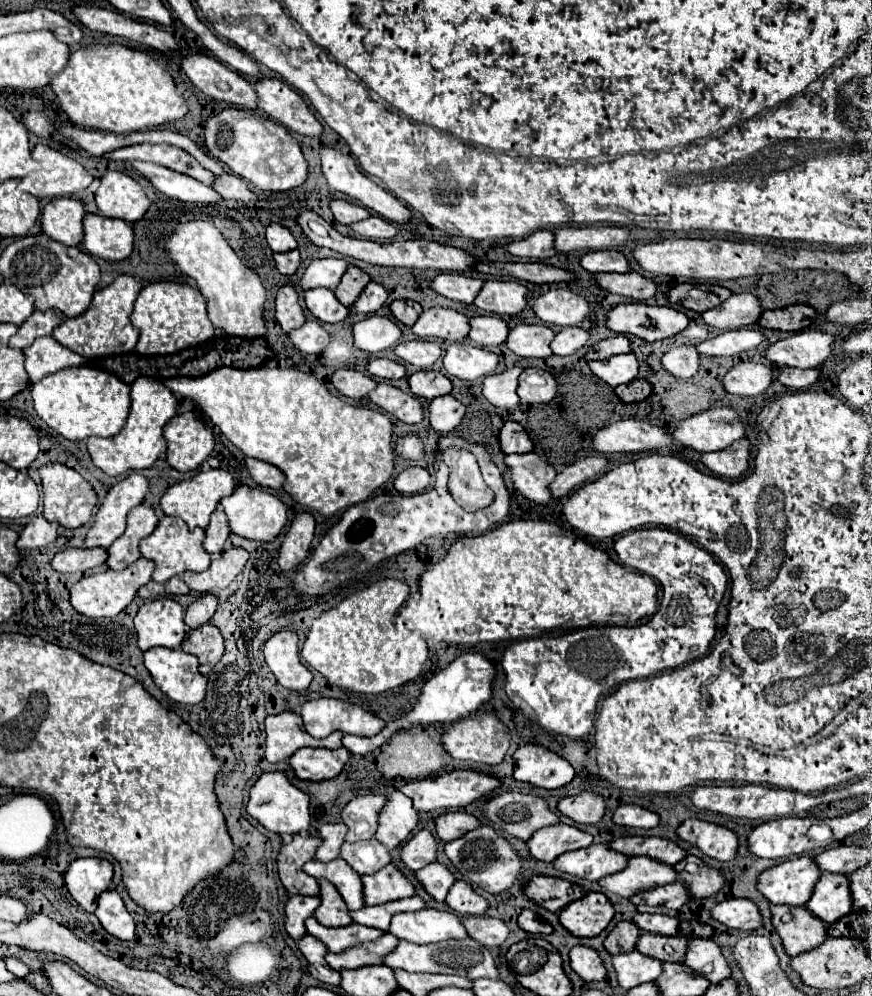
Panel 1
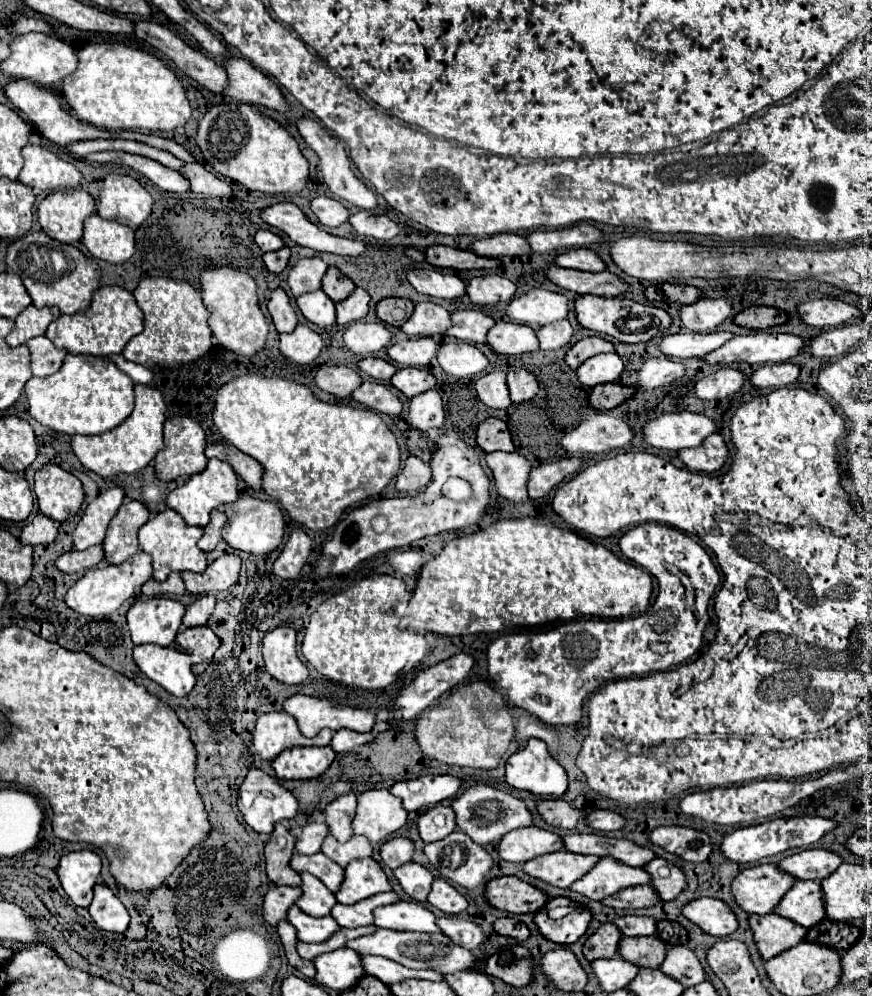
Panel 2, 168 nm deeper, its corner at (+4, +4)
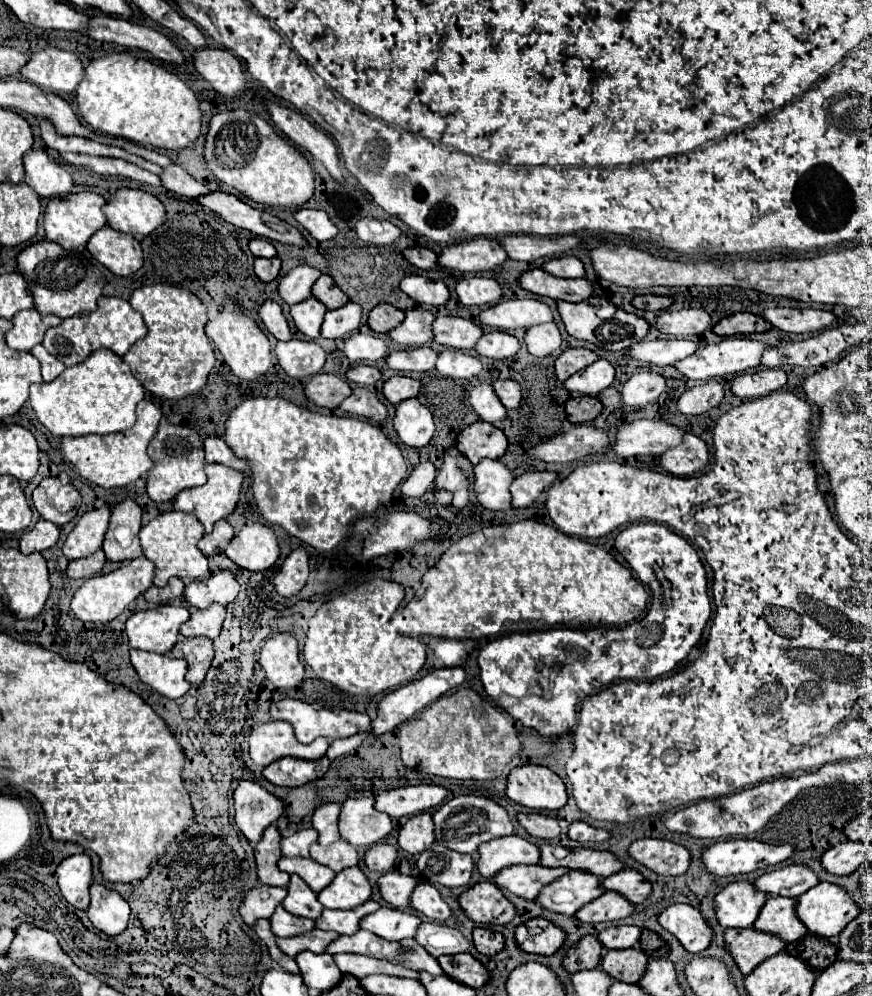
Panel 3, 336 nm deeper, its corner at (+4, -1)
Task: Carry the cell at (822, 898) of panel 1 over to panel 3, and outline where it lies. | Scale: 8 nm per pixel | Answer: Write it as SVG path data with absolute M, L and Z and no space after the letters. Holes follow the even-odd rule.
M767 898L753 926L761 932L777 934L785 942L795 942L807 934L795 910L797 906L793 898Z

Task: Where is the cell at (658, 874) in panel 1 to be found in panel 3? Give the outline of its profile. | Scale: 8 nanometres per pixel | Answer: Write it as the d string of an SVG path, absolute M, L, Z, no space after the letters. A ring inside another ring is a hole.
M571 870L563 878L545 886L537 898L543 908L561 914L575 914L581 906L593 902L607 890L597 886L601 878L593 878L593 874L585 874L585 870Z

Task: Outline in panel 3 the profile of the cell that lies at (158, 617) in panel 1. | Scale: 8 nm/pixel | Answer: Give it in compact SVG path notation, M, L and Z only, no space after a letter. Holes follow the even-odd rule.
M161 604L157 608L139 610L127 620L129 646L137 650L169 654L179 640L179 626L189 620L185 606Z

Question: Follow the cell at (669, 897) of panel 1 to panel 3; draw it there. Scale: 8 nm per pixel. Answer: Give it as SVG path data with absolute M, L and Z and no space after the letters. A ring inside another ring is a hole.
M605 892L597 900L583 906L575 914L575 918L579 918L581 922L611 922L611 920L621 920L621 918L631 916L633 910L635 910L635 906L631 902L625 902L625 898L621 898L621 894Z

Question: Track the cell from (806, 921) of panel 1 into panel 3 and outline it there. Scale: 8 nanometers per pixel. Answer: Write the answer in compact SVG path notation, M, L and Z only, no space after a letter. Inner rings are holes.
M727 928L725 944L743 974L753 972L761 962L785 950L787 946L775 934L761 934L753 928Z

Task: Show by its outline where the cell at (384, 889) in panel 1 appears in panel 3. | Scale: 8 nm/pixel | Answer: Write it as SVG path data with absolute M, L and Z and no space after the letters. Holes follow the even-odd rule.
M351 866L339 872L339 876L317 896L325 908L351 910L367 902L371 898L371 892L373 890L365 872L359 866Z

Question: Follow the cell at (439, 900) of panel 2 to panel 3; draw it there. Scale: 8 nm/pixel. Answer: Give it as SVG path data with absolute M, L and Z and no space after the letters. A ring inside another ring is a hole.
M419 882L411 894L411 906L435 922L445 922L451 918L449 904L441 898L439 890L429 882Z

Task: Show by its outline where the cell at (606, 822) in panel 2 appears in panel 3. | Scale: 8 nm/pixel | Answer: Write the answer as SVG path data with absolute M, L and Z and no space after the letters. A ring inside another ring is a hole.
M573 822L569 824L569 838L573 840L579 840L579 842L603 842L609 838L609 832L607 830L601 830L601 828L593 828L589 826L587 822Z

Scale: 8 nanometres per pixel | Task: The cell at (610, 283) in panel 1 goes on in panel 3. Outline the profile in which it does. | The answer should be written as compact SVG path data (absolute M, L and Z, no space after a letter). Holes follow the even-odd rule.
M529 270L519 278L521 286L533 294L549 296L553 300L583 302L593 296L593 284L587 278L557 278L545 270Z

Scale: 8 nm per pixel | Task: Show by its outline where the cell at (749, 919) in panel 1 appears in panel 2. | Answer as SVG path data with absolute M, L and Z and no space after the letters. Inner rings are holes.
M697 897L683 905L681 913L685 919L695 923L703 933L709 933L713 937L725 937L737 929L735 915L719 899Z

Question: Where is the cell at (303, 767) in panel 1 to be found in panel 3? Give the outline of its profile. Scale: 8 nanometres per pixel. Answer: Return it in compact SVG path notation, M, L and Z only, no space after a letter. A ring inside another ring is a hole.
M281 758L269 764L263 770L263 776L275 786L303 786L321 778L329 768L329 758L319 760L299 760L299 758Z

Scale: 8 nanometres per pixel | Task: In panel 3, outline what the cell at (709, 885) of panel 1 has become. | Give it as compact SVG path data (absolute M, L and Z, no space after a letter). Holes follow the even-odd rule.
M631 868L621 870L621 872L617 872L617 874L609 876L609 878L603 878L601 884L607 890L623 894L633 904L643 904L651 896L651 892L653 892L651 882L647 882L641 872L631 870Z

